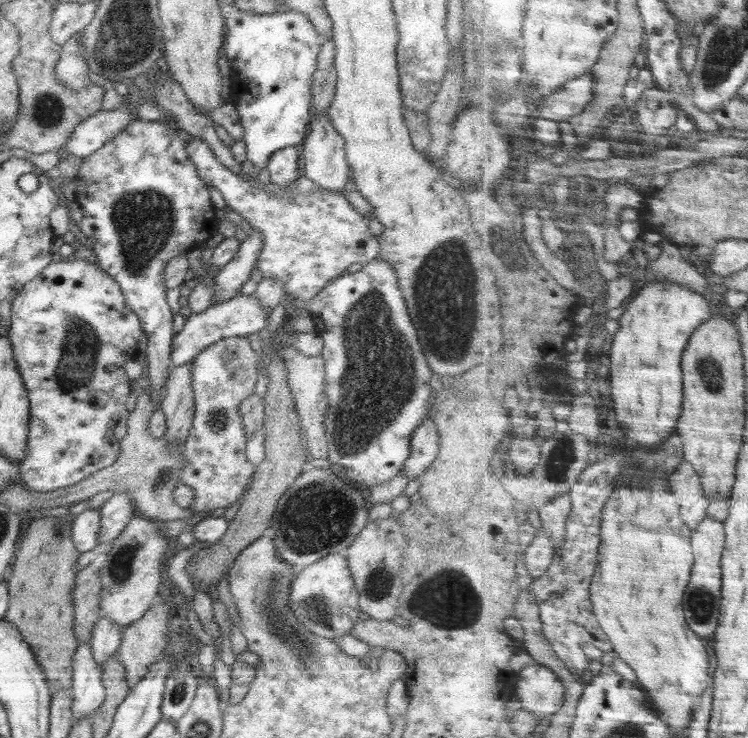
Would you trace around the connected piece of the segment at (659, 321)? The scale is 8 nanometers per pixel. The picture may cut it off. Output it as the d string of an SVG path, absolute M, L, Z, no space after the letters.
M653 278L638 291L619 319L621 329L614 336L612 355L607 360L608 373L614 380L611 386L618 420L626 432L624 436L628 442L634 440L638 448L656 448L674 434L682 416L680 412L684 410L682 356L693 334L702 324L712 320L716 313L712 311L713 307L704 292L685 284L669 284L666 280Z

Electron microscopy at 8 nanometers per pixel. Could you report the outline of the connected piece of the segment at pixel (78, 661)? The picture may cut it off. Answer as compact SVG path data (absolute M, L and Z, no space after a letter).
M79 644L73 661L72 705L73 720L92 715L104 703L102 668L92 654L91 644Z

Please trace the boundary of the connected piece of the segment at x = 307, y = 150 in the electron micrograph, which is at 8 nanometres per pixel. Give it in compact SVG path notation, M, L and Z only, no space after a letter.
M313 115L309 129L310 132L308 132L306 140L303 141L300 147L300 159L304 174L314 184L317 184L320 190L328 192L344 190L346 182L351 180L351 170L347 164L342 136L339 136L338 131L332 128L328 116L318 116L318 118L315 118Z

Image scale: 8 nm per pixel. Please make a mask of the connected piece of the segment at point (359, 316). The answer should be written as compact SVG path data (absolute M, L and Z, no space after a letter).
M376 257L370 262L365 263L361 270L353 274L346 272L342 276L337 276L334 280L331 280L311 300L308 311L312 320L314 320L315 332L318 333L318 336L321 336L323 340L321 356L324 358L325 393L329 400L329 407L327 408L325 420L326 436L328 437L327 459L340 474L348 474L346 478L348 478L352 484L368 492L370 487L376 486L381 482L389 481L403 470L407 456L410 454L410 437L414 429L420 426L420 424L424 422L424 419L430 414L429 406L431 405L434 395L434 390L429 385L432 372L430 372L430 368L428 368L428 364L426 364L417 330L412 324L410 316L408 316L407 306L401 290L399 289L395 270L391 267L391 264L388 264L383 258Z

